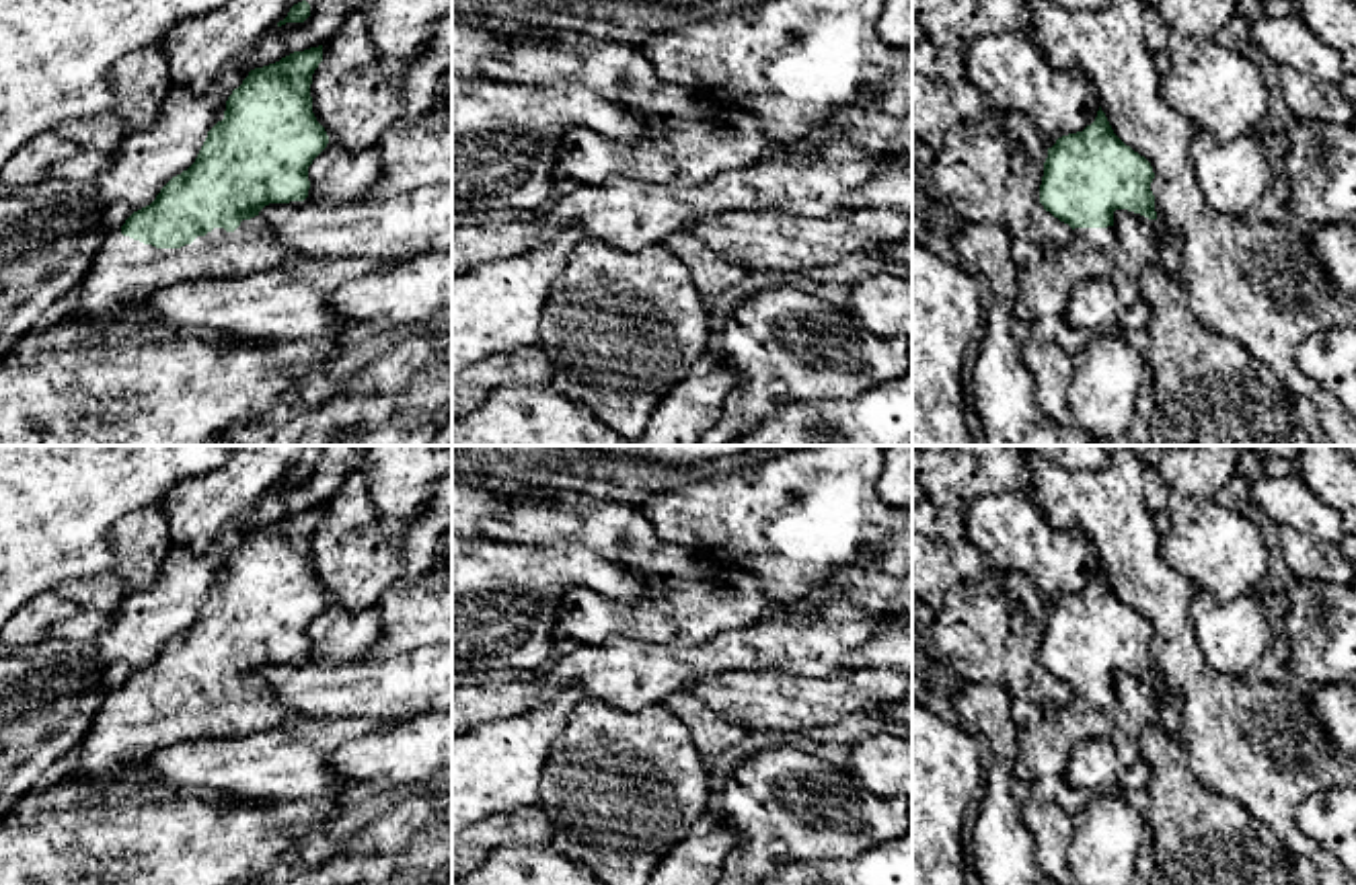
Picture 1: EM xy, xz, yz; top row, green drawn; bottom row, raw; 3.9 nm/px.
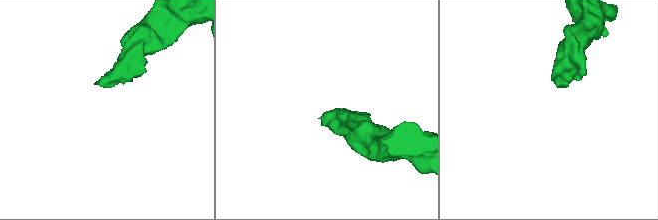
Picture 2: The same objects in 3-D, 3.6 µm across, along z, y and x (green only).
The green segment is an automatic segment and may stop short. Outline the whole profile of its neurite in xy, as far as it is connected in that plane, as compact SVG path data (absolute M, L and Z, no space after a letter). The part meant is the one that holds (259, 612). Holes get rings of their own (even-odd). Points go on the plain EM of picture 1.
M323 505L294 511L275 524L255 528L226 561L224 579L218 581L195 622L173 637L156 659L134 671L125 684L101 698L95 723L78 747L74 784L105 788L111 782L142 784L152 780L152 766L125 760L129 749L164 749L195 739L232 739L261 733L286 723L292 715L269 694L259 671L269 663L304 661L310 641L308 626L327 608L329 595L312 573L312 534L323 522Z

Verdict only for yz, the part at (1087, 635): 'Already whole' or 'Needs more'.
Needs more

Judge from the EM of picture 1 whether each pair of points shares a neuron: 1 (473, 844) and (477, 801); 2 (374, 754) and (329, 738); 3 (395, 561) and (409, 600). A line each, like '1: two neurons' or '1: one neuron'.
1: two neurons
2: two neurons
3: two neurons

